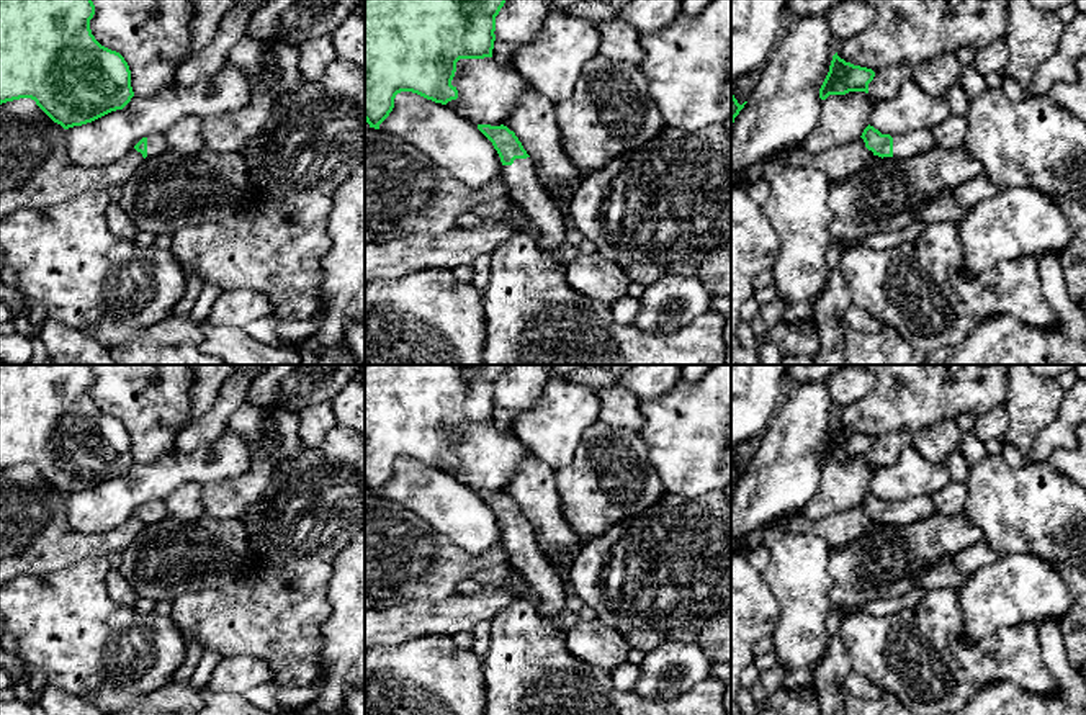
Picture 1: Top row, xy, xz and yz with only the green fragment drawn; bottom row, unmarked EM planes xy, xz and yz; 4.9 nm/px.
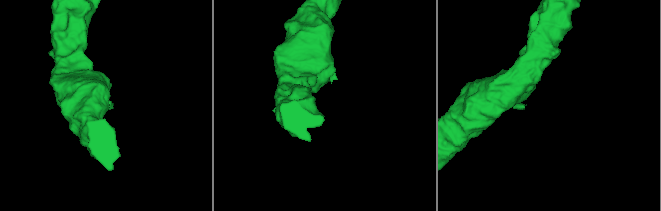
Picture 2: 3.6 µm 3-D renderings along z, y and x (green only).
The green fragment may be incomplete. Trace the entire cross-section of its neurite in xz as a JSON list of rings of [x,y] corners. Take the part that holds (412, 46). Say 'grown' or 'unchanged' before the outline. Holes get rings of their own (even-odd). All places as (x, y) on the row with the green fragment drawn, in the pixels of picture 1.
unchanged; [[[365,0],[365,121],[370,128],[379,129],[379,124],[389,116],[394,108],[394,98],[401,92],[412,92],[435,103],[447,105],[458,98],[456,87],[451,80],[460,59],[484,59],[492,57],[496,41],[496,16],[505,0]]]

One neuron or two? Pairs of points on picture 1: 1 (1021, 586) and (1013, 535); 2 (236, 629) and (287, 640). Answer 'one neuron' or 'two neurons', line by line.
1: two neurons
2: one neuron

